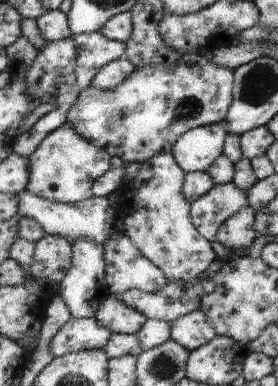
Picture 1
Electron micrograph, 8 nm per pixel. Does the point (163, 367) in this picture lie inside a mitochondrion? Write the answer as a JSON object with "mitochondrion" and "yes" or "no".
{"mitochondrion":"yes"}

